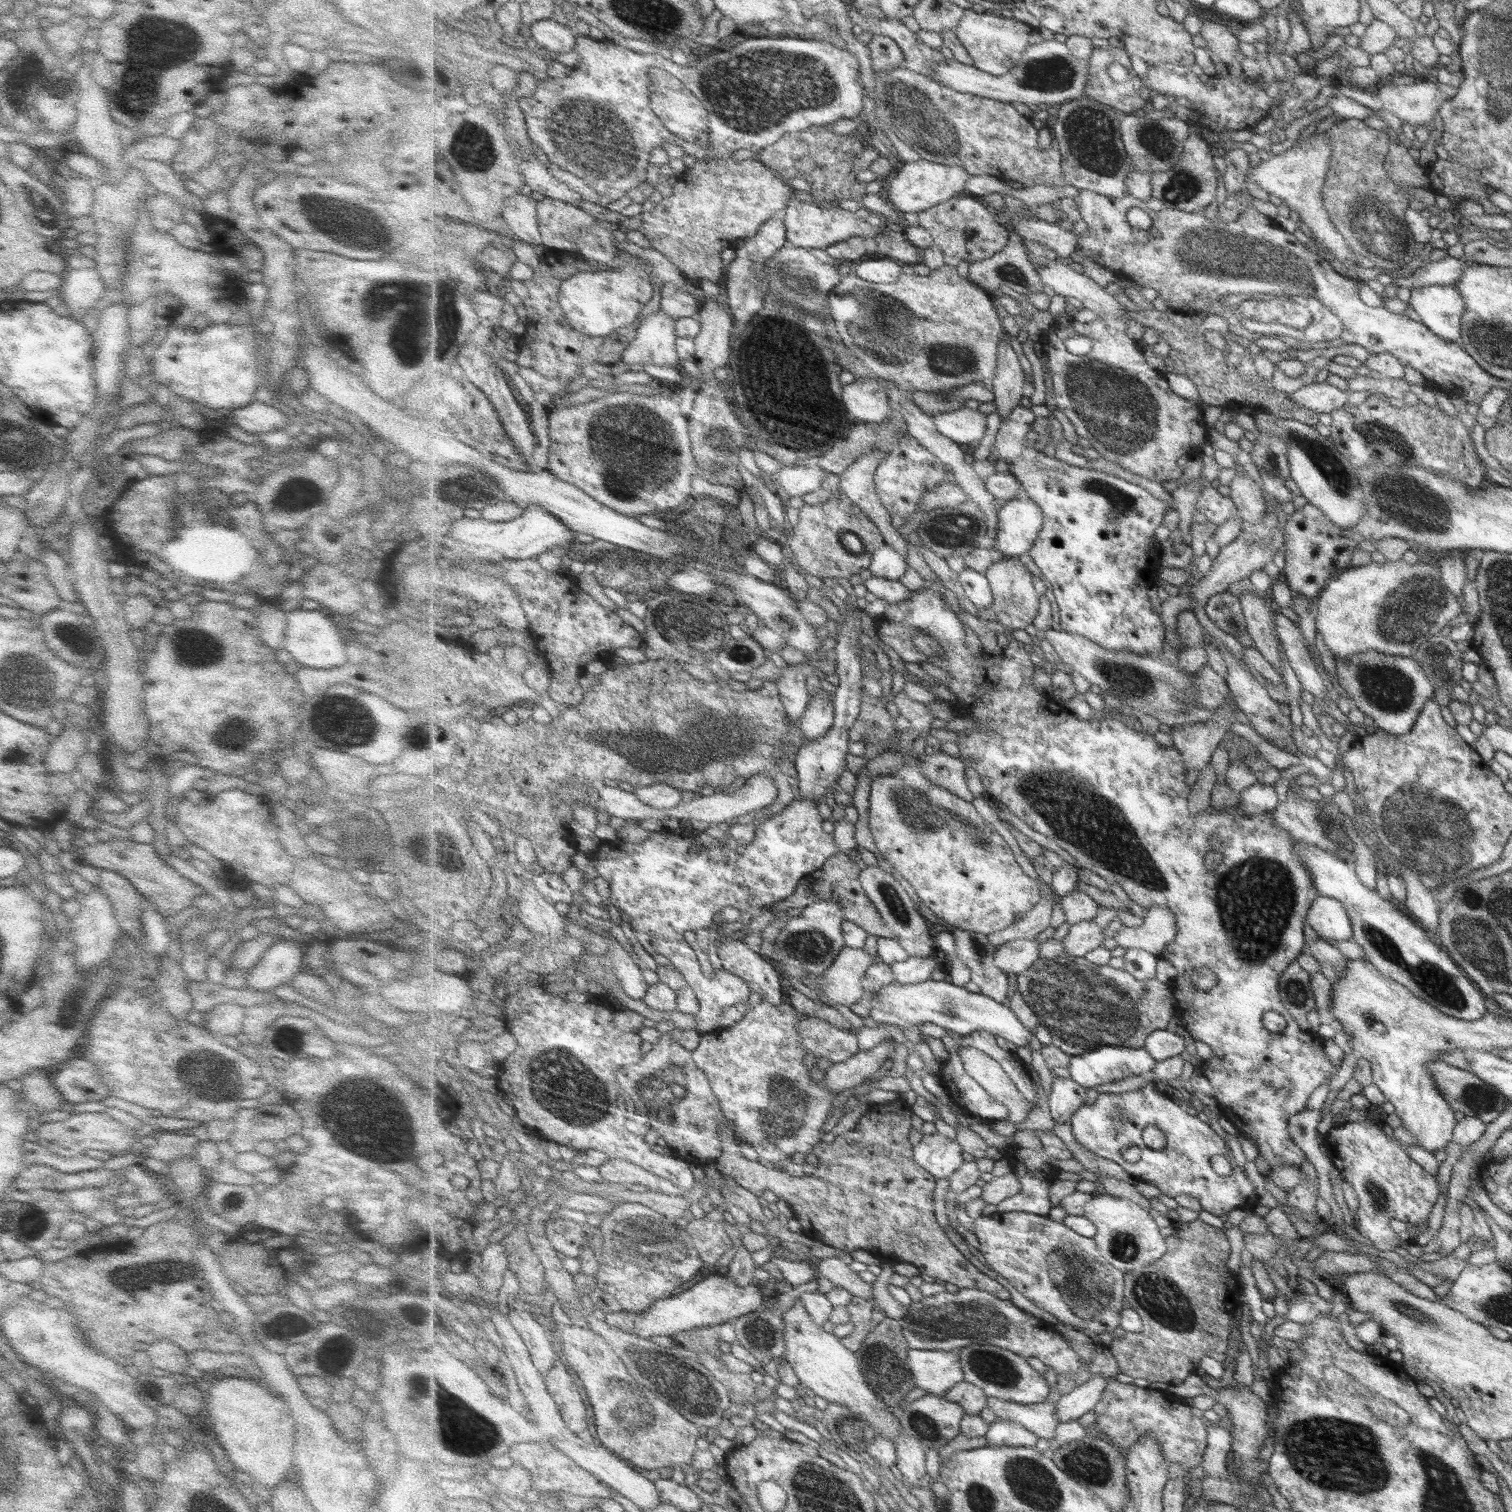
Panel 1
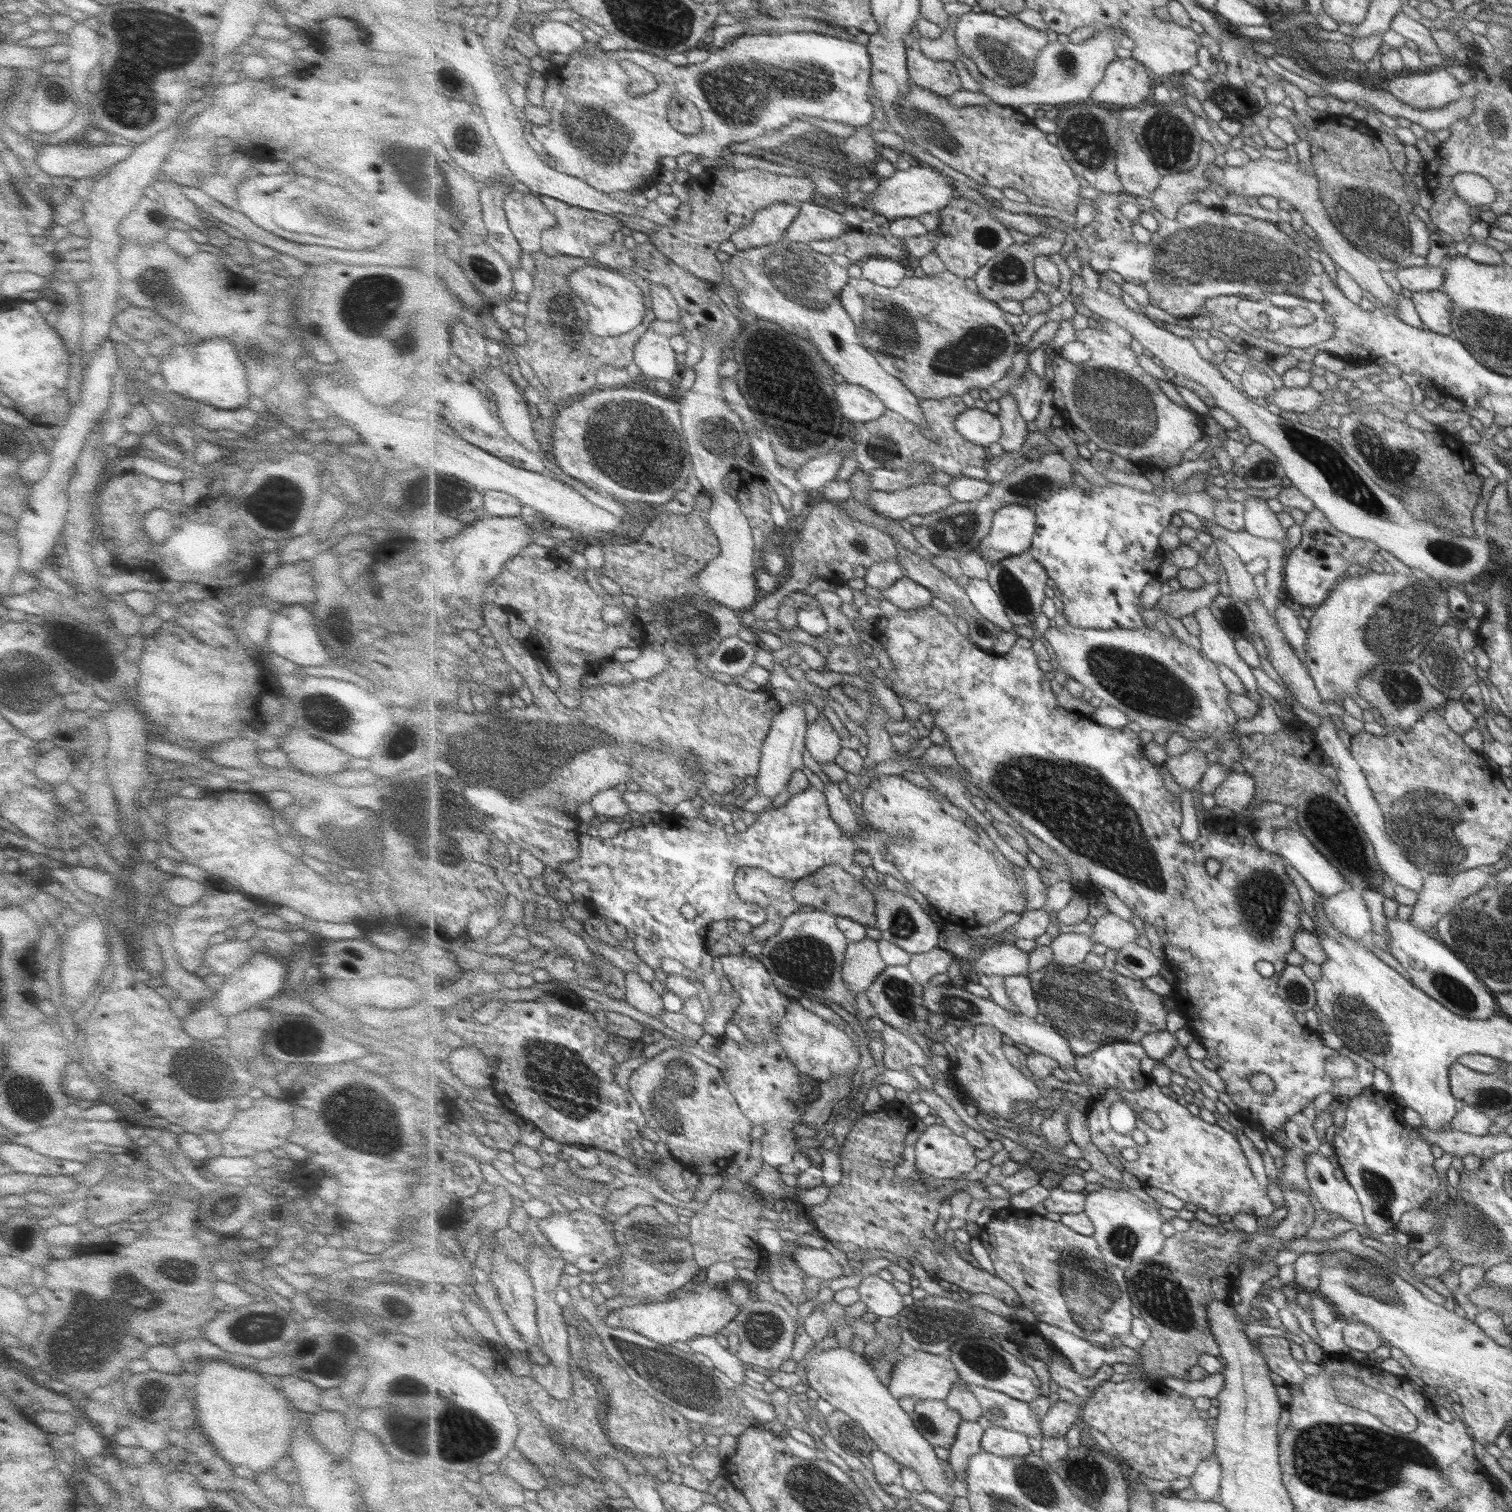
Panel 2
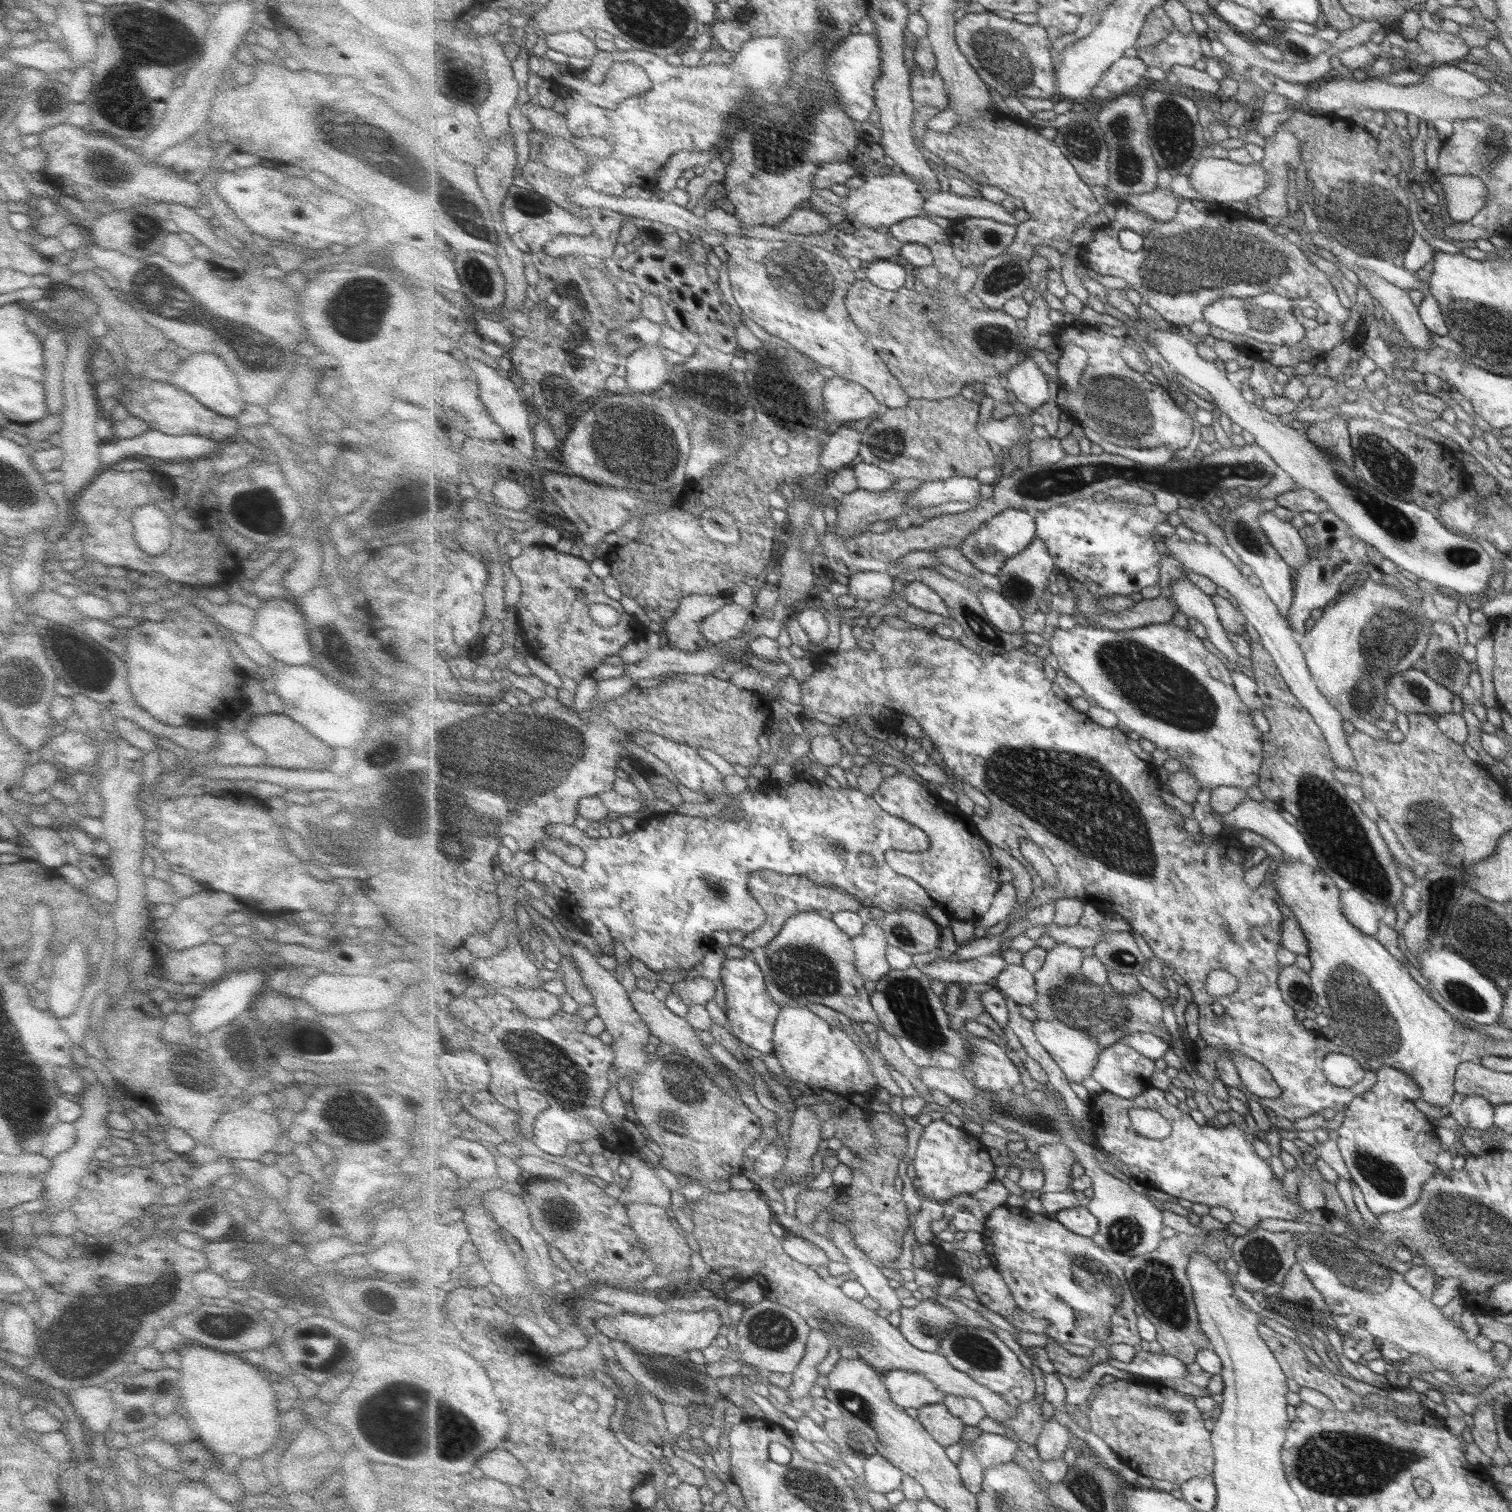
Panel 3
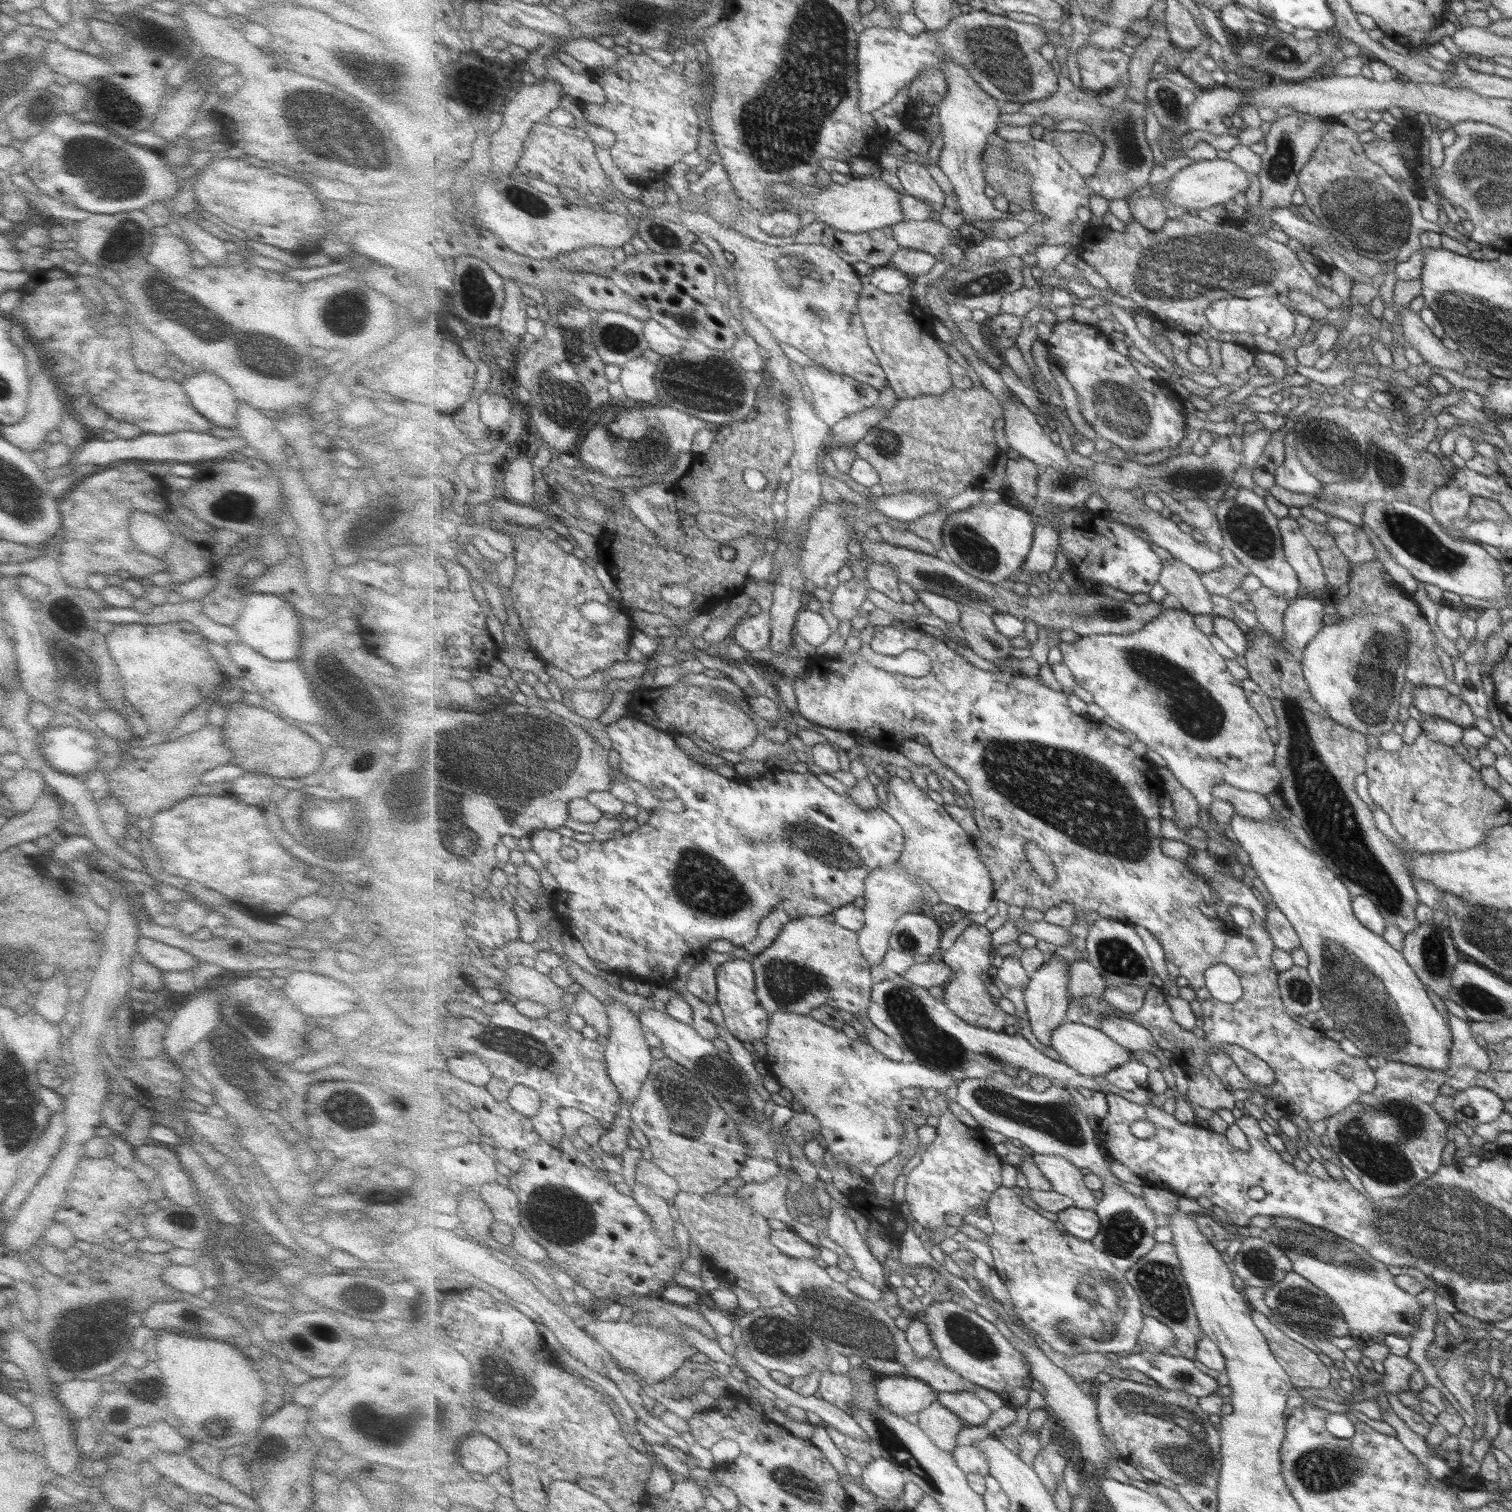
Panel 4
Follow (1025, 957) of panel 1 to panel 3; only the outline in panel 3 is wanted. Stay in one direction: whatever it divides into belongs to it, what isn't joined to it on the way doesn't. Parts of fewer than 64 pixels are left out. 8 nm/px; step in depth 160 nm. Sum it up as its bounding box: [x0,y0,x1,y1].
[918,954,1007,986]

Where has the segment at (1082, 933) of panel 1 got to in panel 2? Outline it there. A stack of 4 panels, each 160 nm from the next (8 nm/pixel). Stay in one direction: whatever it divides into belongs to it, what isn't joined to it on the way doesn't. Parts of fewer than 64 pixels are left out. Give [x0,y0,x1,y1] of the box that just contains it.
[1050,933,1095,966]

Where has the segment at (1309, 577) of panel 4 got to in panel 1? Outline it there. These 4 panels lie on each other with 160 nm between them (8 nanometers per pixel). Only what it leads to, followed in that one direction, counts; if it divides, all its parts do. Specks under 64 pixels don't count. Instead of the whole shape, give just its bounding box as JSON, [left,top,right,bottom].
[1229,467,1268,524]

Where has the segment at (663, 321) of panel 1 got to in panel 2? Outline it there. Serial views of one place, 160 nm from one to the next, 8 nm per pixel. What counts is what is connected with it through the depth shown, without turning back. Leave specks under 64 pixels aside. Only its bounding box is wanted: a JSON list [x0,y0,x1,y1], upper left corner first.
[634,328,682,384]

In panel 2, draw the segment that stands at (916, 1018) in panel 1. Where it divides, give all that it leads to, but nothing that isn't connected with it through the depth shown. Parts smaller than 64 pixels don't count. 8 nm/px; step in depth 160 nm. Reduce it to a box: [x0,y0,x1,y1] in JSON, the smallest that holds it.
[924,979,1079,1068]

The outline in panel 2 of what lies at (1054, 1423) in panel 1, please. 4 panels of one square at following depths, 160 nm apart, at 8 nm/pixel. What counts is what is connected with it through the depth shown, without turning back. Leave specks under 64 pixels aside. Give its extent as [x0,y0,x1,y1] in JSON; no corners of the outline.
[963,1383,1043,1438]

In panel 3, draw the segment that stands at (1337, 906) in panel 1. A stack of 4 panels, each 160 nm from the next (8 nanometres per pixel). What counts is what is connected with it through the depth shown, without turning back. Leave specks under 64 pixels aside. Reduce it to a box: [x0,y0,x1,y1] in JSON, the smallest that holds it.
[1340,889,1379,937]

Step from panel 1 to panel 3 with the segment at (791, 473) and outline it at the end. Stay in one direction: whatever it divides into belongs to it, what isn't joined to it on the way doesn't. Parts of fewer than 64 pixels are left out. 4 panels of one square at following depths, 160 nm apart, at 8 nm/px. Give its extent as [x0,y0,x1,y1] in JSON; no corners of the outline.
[820,426,862,476]

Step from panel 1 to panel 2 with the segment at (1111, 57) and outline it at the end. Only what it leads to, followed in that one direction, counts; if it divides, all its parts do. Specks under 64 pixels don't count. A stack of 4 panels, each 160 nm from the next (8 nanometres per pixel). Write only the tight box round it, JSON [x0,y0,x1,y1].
[1092,58,1157,109]

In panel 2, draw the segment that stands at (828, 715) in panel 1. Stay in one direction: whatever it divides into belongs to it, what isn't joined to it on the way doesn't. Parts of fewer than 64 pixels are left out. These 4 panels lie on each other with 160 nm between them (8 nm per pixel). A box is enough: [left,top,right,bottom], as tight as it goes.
[806,718,845,763]

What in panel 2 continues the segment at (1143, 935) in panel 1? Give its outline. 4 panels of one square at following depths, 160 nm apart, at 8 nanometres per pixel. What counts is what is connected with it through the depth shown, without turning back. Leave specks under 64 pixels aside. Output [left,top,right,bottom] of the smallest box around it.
[1090,912,1139,951]

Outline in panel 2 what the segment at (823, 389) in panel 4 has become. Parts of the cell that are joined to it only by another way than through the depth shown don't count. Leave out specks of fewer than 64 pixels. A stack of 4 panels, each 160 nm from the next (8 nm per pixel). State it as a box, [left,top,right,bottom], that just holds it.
[836,381,888,424]

